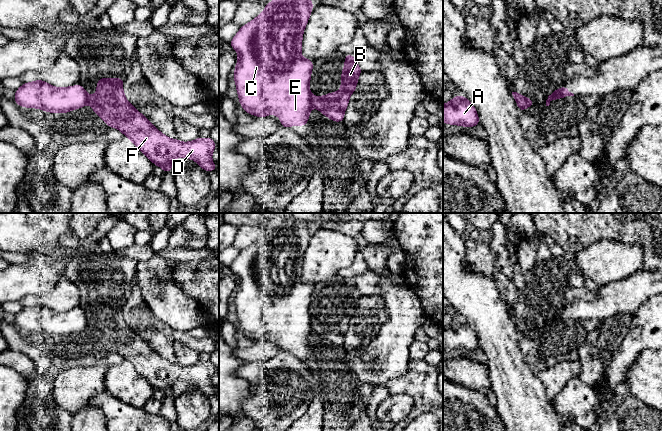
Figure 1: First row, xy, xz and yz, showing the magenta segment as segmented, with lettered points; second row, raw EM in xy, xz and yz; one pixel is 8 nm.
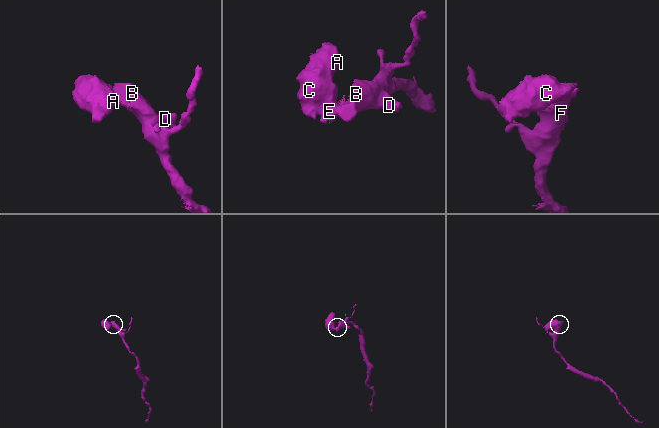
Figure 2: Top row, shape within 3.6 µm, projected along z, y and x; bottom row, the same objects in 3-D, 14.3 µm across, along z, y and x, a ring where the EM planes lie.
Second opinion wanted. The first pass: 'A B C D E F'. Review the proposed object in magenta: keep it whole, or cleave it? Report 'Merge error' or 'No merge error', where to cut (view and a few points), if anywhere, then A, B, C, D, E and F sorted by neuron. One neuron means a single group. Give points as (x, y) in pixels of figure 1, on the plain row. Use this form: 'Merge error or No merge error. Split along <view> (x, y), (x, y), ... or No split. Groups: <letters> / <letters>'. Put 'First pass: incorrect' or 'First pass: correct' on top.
First pass: incorrect
Merge error. Split along yz (559, 313), (559, 316), (546, 326). Groups: A C E / B D F

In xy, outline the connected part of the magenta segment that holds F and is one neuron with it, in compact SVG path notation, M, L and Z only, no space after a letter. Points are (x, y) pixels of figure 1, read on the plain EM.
M99 302L97 304L95 320L90 321L89 318L86 317L89 328L94 336L108 350L120 354L154 389L160 390L164 394L164 398L171 396L173 385L178 381L189 382L196 385L198 389L208 397L218 393L218 390L212 386L211 382L212 376L216 371L216 367L212 362L208 361L203 363L198 361L194 365L184 367L165 360L127 325L122 311L124 304L124 302Z

